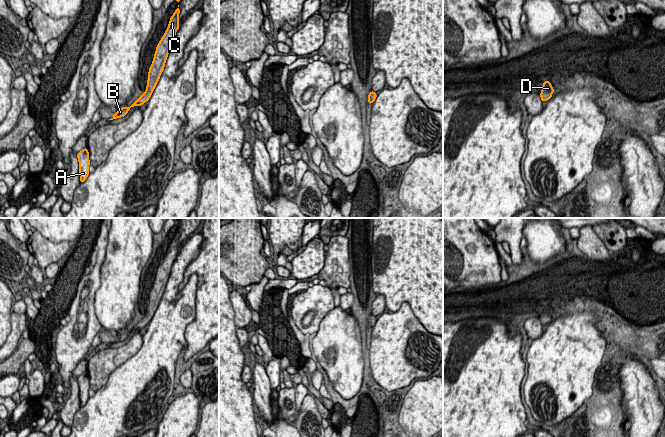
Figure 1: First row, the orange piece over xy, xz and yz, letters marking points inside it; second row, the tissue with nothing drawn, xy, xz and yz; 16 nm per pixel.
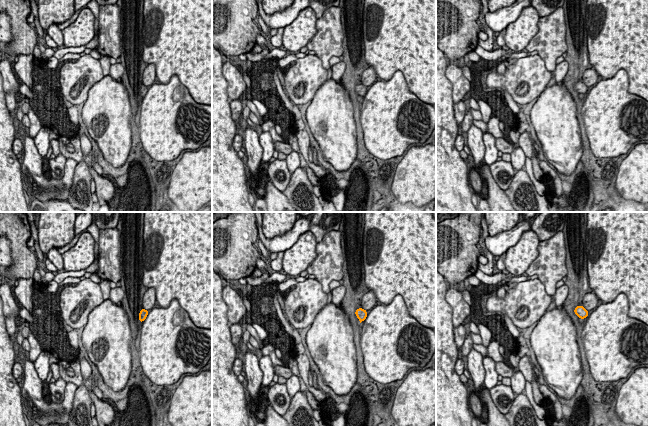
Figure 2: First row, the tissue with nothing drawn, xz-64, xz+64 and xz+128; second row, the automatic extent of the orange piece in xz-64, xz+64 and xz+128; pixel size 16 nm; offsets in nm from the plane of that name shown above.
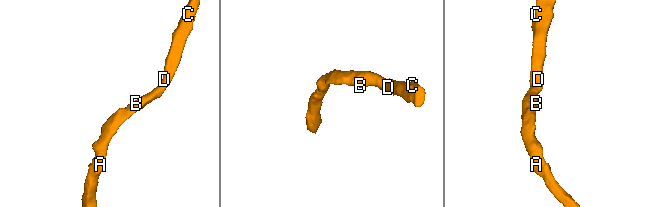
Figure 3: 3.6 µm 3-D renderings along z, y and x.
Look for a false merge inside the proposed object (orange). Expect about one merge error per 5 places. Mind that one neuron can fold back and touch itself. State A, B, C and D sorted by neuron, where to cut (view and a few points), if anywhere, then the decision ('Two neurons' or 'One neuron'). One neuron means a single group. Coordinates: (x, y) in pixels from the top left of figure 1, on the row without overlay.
Groups: A B C D. No split. One neuron

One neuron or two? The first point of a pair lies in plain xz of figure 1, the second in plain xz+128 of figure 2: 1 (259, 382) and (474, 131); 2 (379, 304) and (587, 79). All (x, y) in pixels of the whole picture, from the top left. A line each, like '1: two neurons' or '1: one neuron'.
1: one neuron
2: one neuron

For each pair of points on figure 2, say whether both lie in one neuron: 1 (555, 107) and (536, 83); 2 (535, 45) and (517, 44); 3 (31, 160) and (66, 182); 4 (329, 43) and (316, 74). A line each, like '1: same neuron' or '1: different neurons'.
1: different neurons
2: different neurons
3: same neuron
4: different neurons

